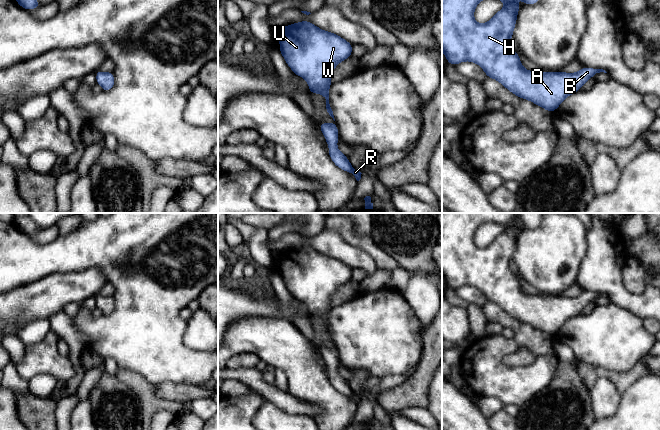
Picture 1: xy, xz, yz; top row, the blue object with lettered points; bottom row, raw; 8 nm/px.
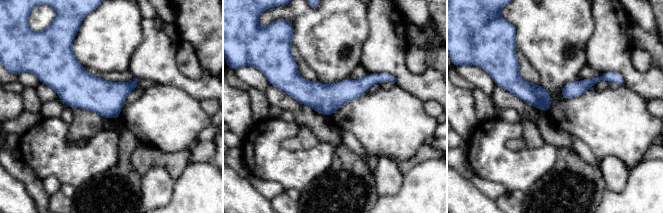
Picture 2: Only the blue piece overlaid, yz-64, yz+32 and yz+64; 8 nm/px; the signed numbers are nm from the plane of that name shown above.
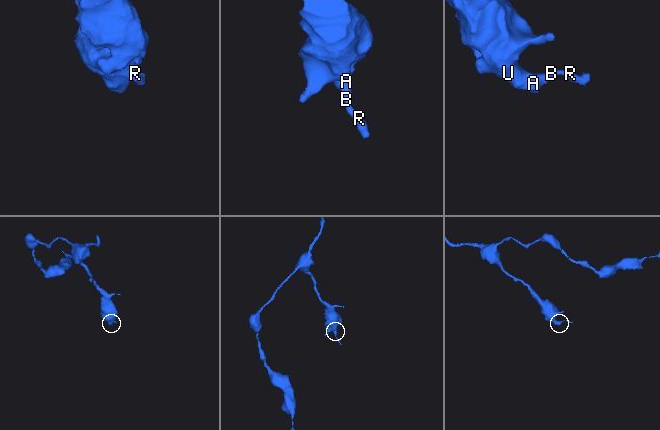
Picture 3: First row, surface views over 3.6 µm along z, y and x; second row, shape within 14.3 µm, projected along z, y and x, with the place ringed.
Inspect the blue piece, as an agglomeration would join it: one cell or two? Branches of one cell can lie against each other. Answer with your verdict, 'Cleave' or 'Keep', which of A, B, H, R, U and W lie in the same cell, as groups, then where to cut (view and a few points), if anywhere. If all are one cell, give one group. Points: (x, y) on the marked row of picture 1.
Keep. Groups: A B H R U W. No split

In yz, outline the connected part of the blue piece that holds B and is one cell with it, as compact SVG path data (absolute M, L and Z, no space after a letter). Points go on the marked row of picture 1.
M442 0L442 52L449 64L456 66L465 61L474 62L484 70L487 77L497 80L514 95L552 113L594 75L607 73L603 69L590 67L583 67L576 73L526 70L510 43L520 5L516 0L501 0L505 6L489 21L479 24L474 19L474 11L480 1L482 0Z

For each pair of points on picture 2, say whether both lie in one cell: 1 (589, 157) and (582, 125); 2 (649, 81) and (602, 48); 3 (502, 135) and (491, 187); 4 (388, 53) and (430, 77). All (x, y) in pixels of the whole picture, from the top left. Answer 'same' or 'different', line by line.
1: different
2: same
3: different
4: same

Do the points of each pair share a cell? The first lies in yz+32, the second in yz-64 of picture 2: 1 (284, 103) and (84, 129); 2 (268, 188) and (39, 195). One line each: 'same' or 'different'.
1: same
2: different

